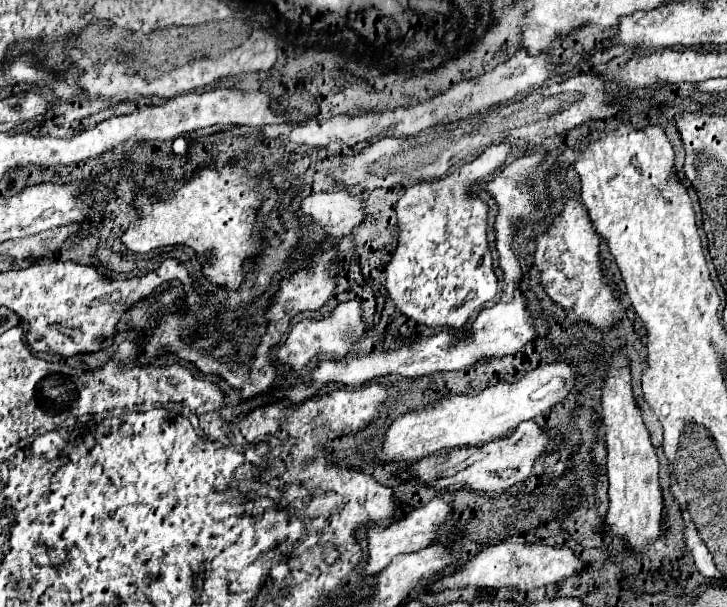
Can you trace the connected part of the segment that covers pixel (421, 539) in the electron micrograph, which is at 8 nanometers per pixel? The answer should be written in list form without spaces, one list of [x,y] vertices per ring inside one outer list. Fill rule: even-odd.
[[[434,496],[428,504],[412,510],[410,514],[394,520],[388,526],[374,526],[368,530],[368,566],[360,568],[360,576],[374,576],[378,574],[396,554],[410,554],[416,550],[422,550],[432,544],[432,540],[438,536],[438,528],[452,516],[448,504],[442,502],[440,496]]]

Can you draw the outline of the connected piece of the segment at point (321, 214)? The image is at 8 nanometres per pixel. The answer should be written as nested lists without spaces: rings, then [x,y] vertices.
[[[348,190],[340,192],[318,192],[310,194],[302,202],[302,212],[306,212],[316,224],[320,224],[328,240],[340,240],[352,236],[364,218],[364,202],[360,196],[350,196]]]

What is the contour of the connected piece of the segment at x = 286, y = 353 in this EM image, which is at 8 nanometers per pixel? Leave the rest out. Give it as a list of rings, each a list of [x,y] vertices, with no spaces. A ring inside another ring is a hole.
[[[344,302],[338,304],[332,316],[324,320],[302,320],[300,324],[292,326],[286,342],[278,348],[278,360],[282,364],[290,364],[290,368],[302,376],[302,370],[318,356],[330,356],[330,358],[344,358],[348,352],[352,352],[356,346],[364,342],[368,336],[368,330],[364,328],[364,322],[360,318],[360,304],[358,302]]]

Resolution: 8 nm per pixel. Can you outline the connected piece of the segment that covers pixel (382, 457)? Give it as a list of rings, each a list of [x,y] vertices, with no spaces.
[[[554,362],[538,366],[532,372],[526,372],[518,382],[498,382],[482,390],[476,396],[450,396],[436,400],[424,410],[414,410],[398,416],[384,434],[382,444],[374,450],[374,460],[382,464],[394,462],[412,462],[422,456],[434,454],[444,448],[468,446],[468,444],[484,444],[492,438],[502,438],[516,430],[516,426],[524,420],[532,420],[544,410],[550,410],[556,402],[564,400],[564,396],[572,390],[578,368],[568,362]]]

